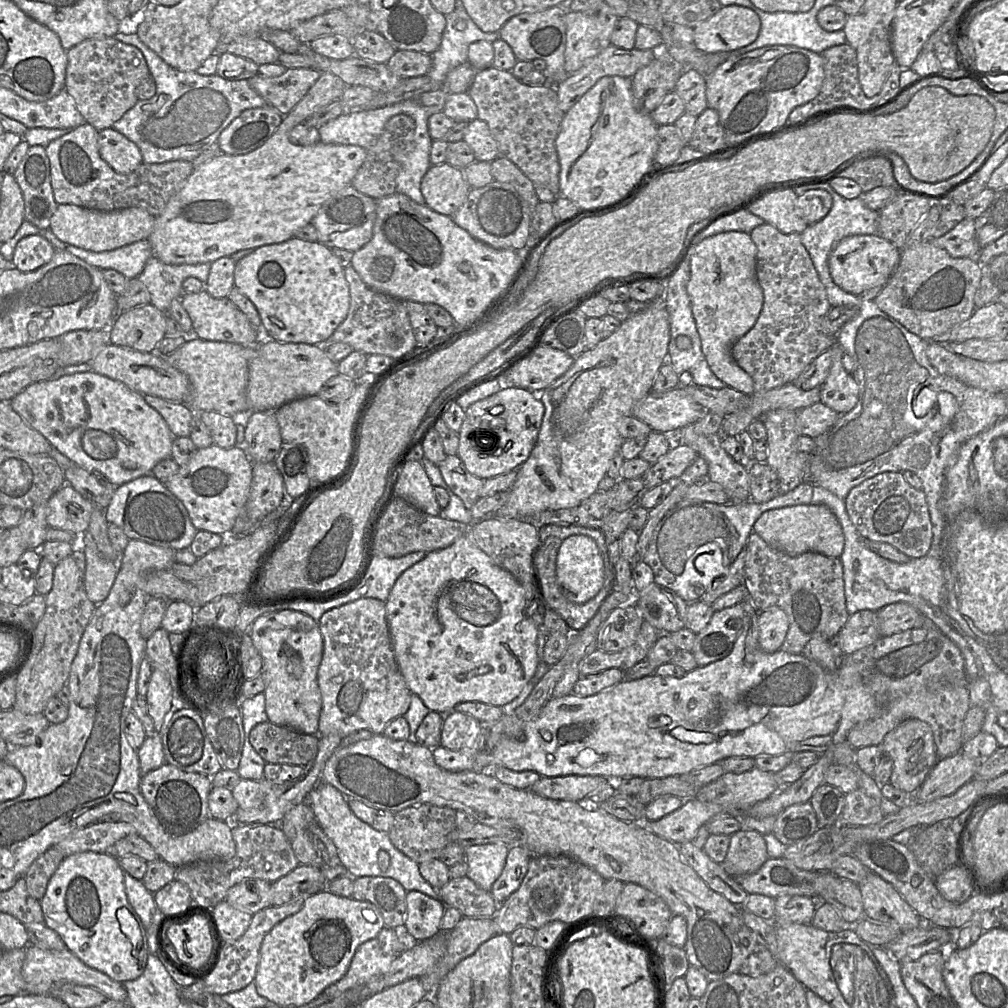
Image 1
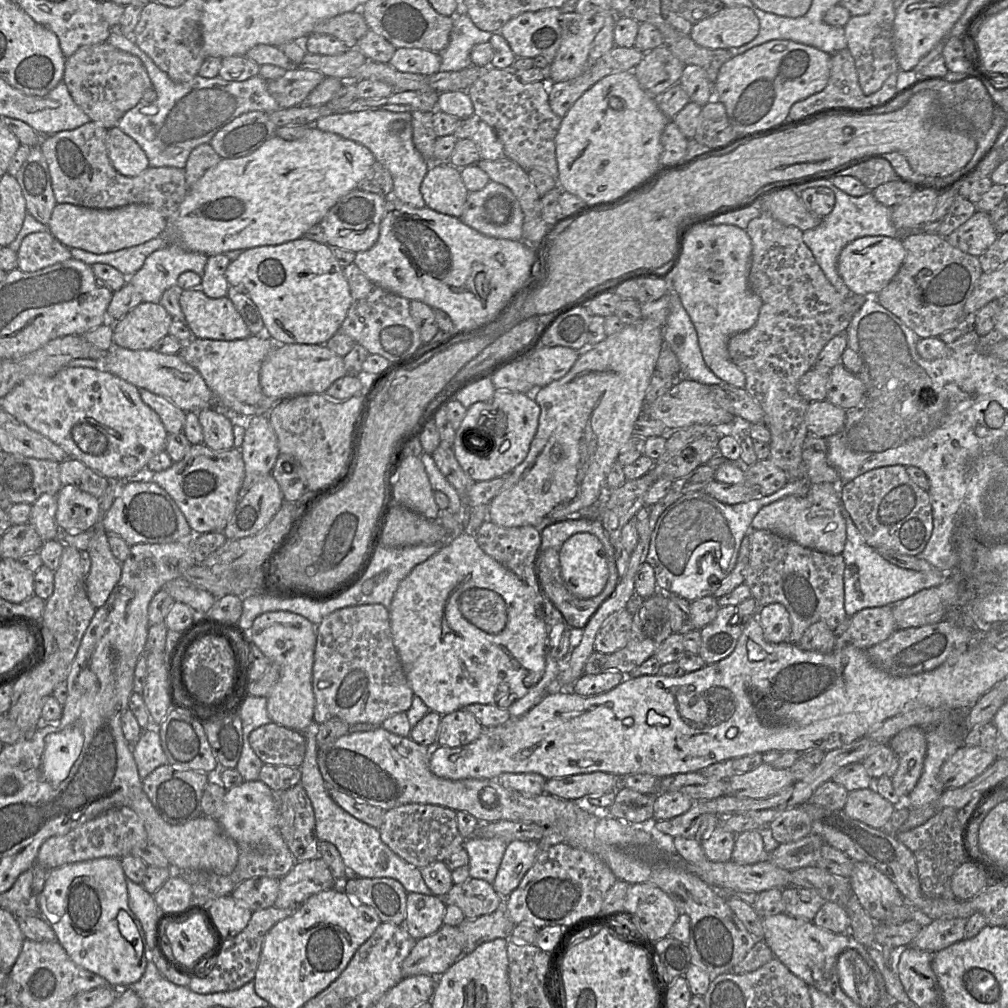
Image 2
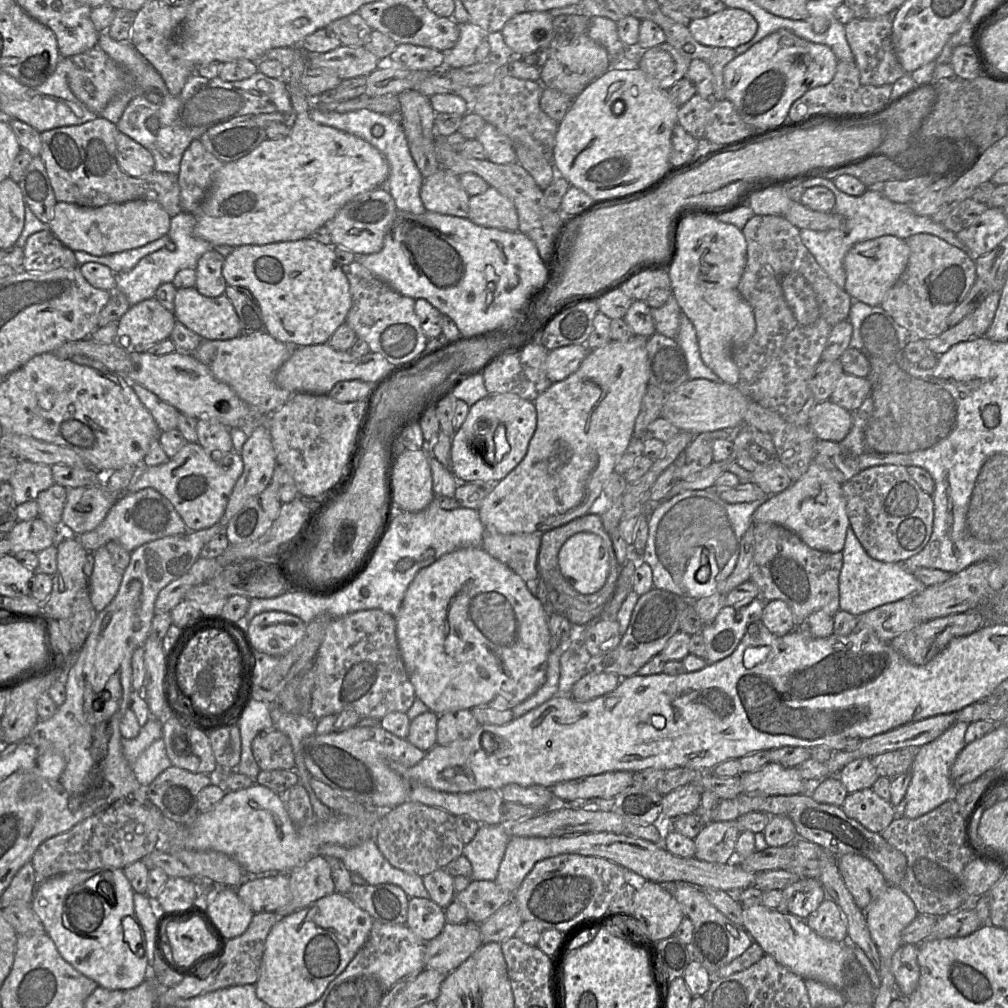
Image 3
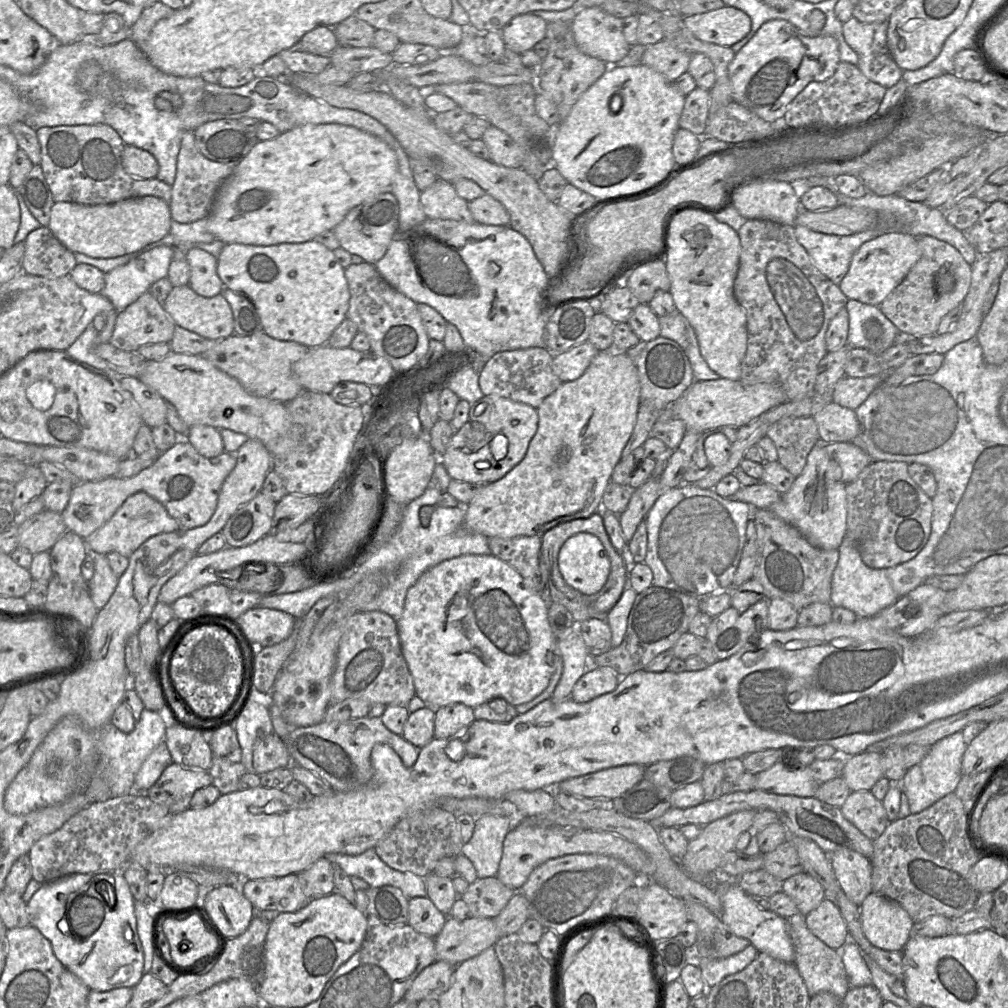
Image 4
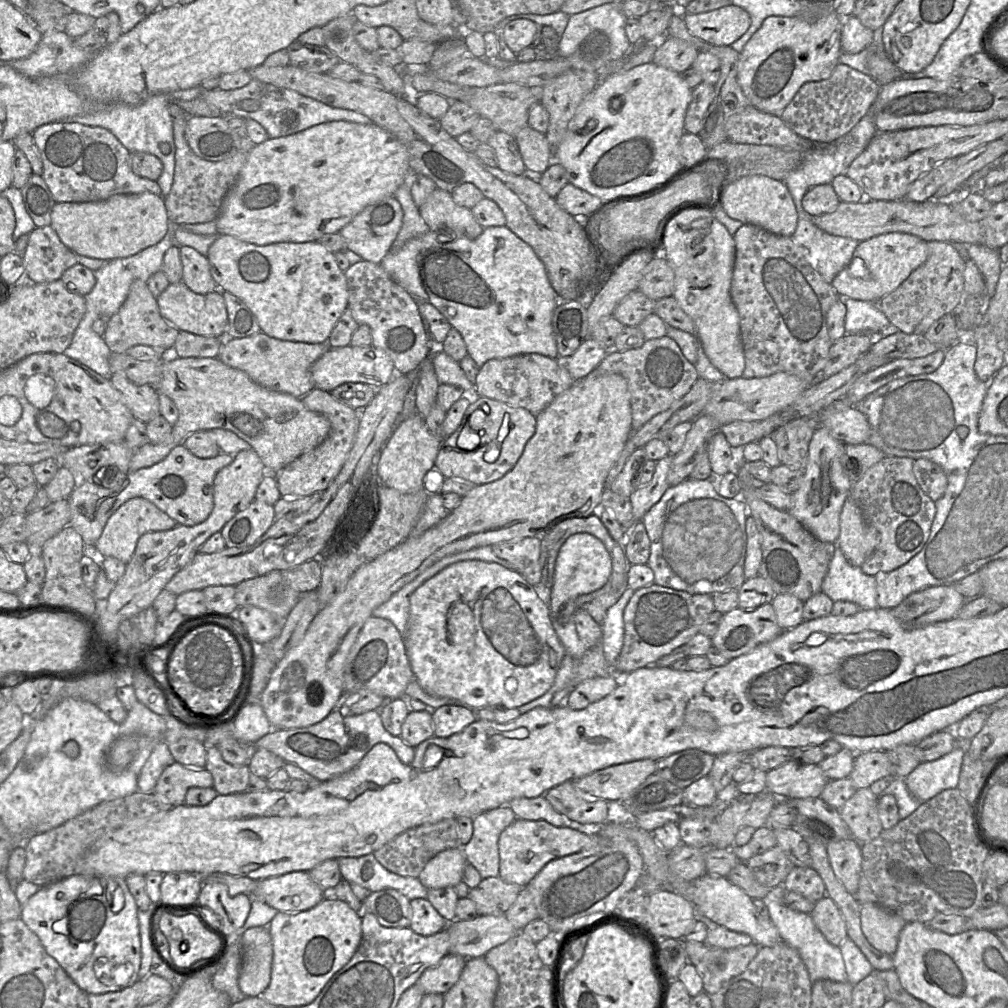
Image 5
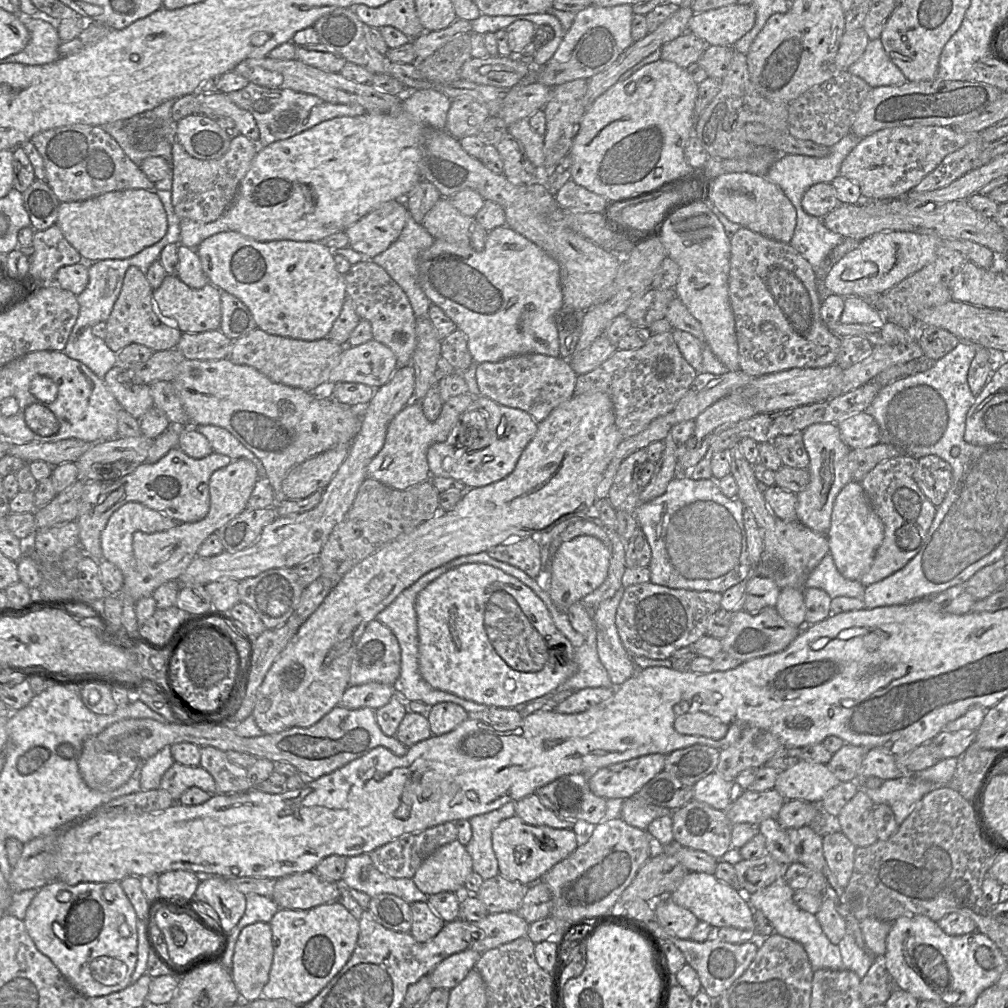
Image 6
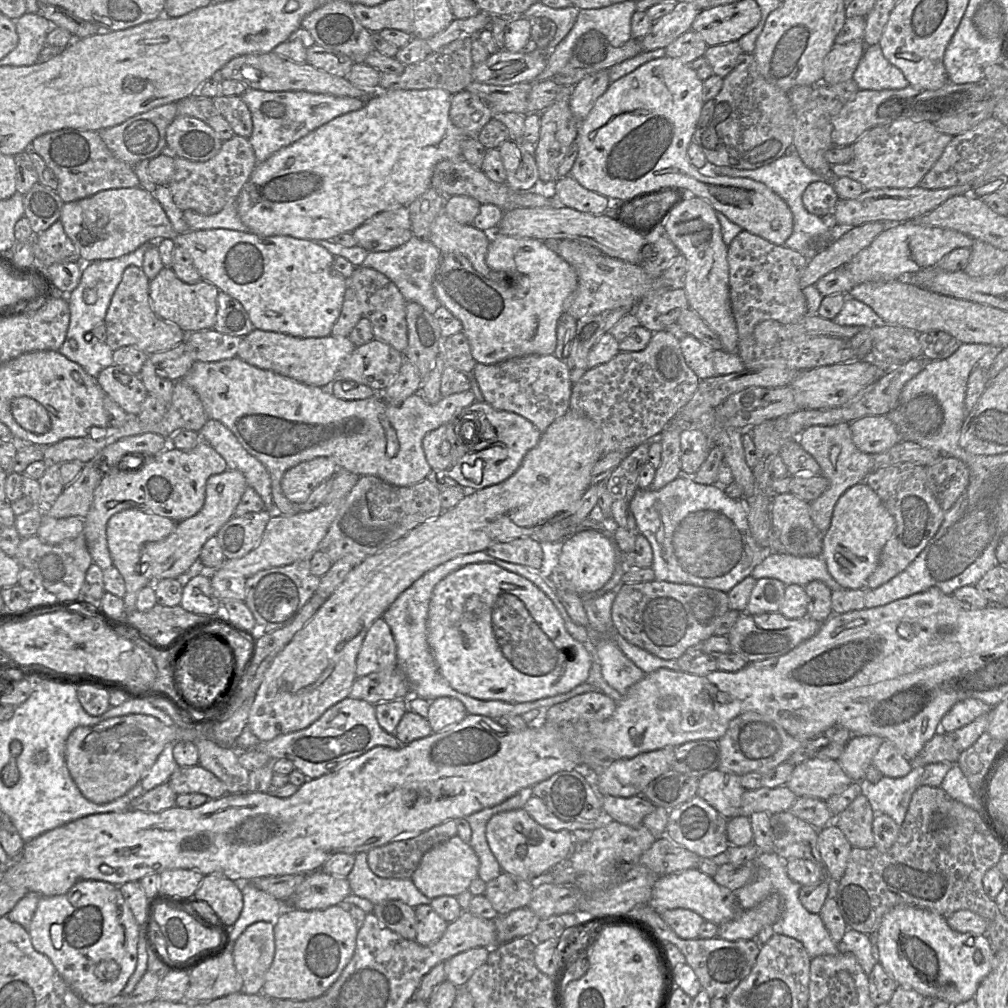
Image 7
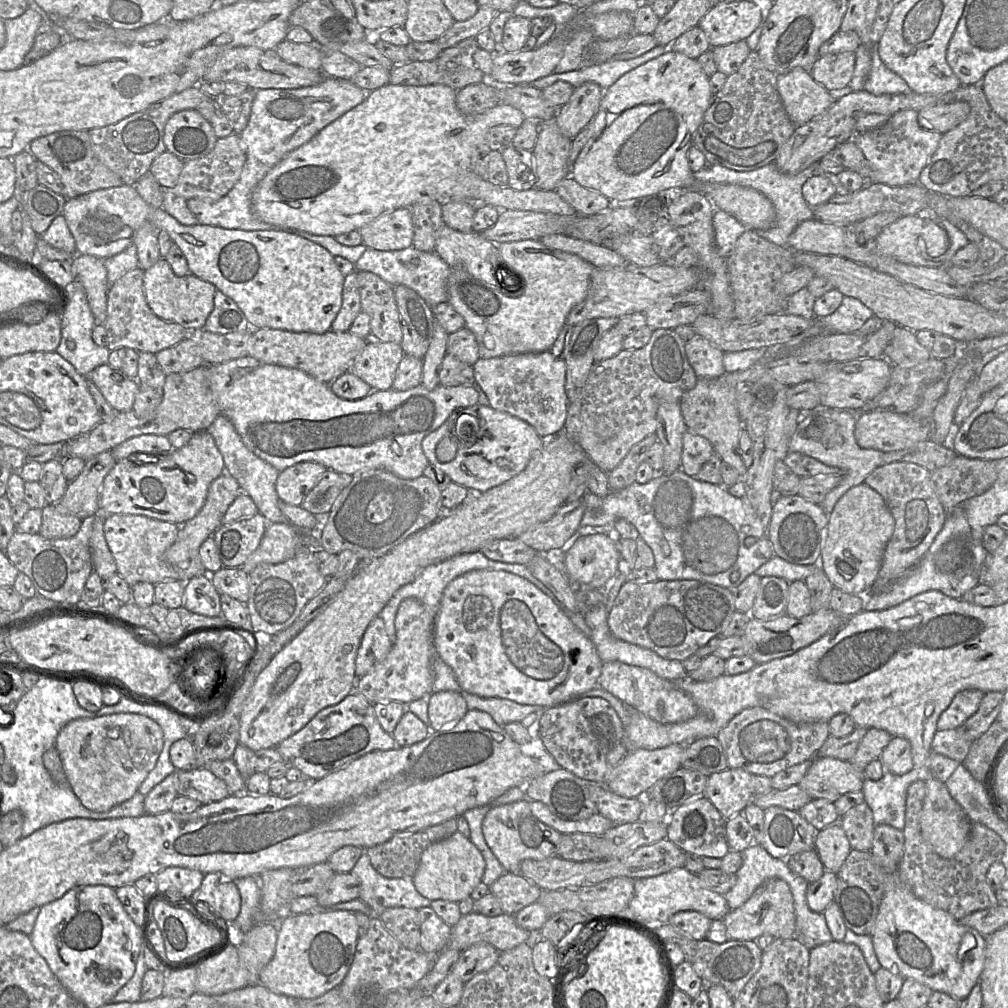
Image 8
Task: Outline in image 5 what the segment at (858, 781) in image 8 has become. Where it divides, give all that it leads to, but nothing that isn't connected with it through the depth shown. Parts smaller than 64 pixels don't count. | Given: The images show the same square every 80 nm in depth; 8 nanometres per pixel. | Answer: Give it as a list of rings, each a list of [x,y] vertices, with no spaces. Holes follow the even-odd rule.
[[[791,759],[767,772],[766,790],[779,799],[819,797],[828,782],[818,765]]]

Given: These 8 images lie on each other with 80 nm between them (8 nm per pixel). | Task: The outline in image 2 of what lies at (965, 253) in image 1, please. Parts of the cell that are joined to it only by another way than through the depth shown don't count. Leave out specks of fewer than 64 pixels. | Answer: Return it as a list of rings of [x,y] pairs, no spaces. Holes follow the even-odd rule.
[[[976,212],[970,219],[944,237],[953,247],[979,257],[998,238],[988,212]]]

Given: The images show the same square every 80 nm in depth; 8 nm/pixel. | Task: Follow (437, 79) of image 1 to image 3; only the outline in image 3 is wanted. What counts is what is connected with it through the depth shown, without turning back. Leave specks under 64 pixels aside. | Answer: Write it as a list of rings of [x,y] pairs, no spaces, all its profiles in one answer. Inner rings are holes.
[[[471,22],[460,24],[459,28],[460,37],[456,45],[450,50],[443,51],[443,64],[439,68],[441,71],[447,72],[477,63],[476,49],[489,34]]]

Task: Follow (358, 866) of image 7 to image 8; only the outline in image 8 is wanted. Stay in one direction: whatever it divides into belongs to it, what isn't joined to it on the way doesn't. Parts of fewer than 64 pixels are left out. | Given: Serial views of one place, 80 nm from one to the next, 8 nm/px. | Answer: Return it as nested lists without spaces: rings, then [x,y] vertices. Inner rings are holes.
[[[366,851],[350,873],[359,879],[359,899],[370,907],[373,916],[379,917],[392,907],[420,909],[430,906],[431,900],[417,891],[412,877],[388,878],[381,875],[372,866]]]

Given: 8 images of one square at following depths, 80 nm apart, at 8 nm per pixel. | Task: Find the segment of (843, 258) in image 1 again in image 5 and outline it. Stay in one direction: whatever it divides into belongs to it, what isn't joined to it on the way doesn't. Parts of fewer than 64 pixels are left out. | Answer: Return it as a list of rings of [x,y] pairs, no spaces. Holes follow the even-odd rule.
[[[892,232],[859,242],[849,263],[836,275],[831,285],[841,298],[877,303],[895,290],[928,257],[928,243],[918,236]]]

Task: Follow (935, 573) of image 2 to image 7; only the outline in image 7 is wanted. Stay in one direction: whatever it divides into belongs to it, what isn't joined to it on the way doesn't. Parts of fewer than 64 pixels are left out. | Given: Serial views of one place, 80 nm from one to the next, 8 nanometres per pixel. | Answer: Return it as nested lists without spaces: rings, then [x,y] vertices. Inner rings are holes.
[[[771,553],[754,568],[751,576],[756,580],[778,579],[786,586],[792,584],[806,586],[811,581],[818,580],[832,591],[843,589],[831,576],[825,560],[820,556],[796,557],[785,553]]]

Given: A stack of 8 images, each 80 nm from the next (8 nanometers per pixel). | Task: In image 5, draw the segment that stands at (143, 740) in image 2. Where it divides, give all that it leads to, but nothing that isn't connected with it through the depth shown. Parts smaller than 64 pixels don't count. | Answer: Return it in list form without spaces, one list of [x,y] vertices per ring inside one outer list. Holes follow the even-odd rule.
[[[165,742],[157,744],[140,772],[137,783],[138,792],[154,793],[154,788],[162,772],[174,762],[176,761],[168,744]]]

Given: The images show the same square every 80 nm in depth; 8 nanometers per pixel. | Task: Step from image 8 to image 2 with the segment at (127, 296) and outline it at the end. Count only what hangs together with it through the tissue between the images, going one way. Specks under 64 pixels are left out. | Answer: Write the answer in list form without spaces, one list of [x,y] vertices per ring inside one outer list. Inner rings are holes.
[[[142,302],[113,326],[113,345],[129,350],[151,349],[169,335],[173,317],[160,303]]]

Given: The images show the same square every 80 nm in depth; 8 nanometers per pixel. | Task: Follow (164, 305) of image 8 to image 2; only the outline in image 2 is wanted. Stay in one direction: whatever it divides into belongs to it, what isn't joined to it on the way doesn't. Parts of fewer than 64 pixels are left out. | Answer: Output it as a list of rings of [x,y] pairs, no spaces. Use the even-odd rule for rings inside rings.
[[[201,289],[182,290],[179,302],[184,322],[199,339],[232,341],[251,335],[248,326],[226,296],[210,298]]]

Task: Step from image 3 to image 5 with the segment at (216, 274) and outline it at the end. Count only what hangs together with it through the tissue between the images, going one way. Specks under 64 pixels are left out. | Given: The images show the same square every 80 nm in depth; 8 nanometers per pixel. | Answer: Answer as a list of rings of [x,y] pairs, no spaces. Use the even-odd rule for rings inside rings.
[[[181,246],[180,256],[183,265],[182,282],[190,290],[198,294],[208,294],[221,288],[211,274],[207,256],[190,246]]]

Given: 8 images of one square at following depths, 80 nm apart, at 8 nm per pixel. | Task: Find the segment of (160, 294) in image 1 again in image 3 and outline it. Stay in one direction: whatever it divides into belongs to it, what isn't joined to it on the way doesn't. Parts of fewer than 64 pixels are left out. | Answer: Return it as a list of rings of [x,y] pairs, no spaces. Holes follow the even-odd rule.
[[[180,212],[172,217],[168,233],[172,243],[143,257],[130,271],[116,273],[115,290],[124,294],[131,306],[143,300],[154,298],[159,286],[164,283],[173,282],[180,270],[196,270],[201,256],[205,252],[212,250],[213,245],[211,243],[194,234],[196,222],[197,220],[192,213]]]

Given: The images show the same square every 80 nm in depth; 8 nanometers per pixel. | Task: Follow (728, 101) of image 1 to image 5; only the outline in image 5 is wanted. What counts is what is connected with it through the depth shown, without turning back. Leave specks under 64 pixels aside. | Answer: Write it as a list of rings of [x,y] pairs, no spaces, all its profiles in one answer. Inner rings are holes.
[[[823,1],[803,3],[803,10],[797,16],[767,17],[739,55],[737,79],[750,105],[764,113],[780,117],[805,83],[828,79],[838,65],[842,53],[842,24],[843,19],[834,11],[832,3]]]

